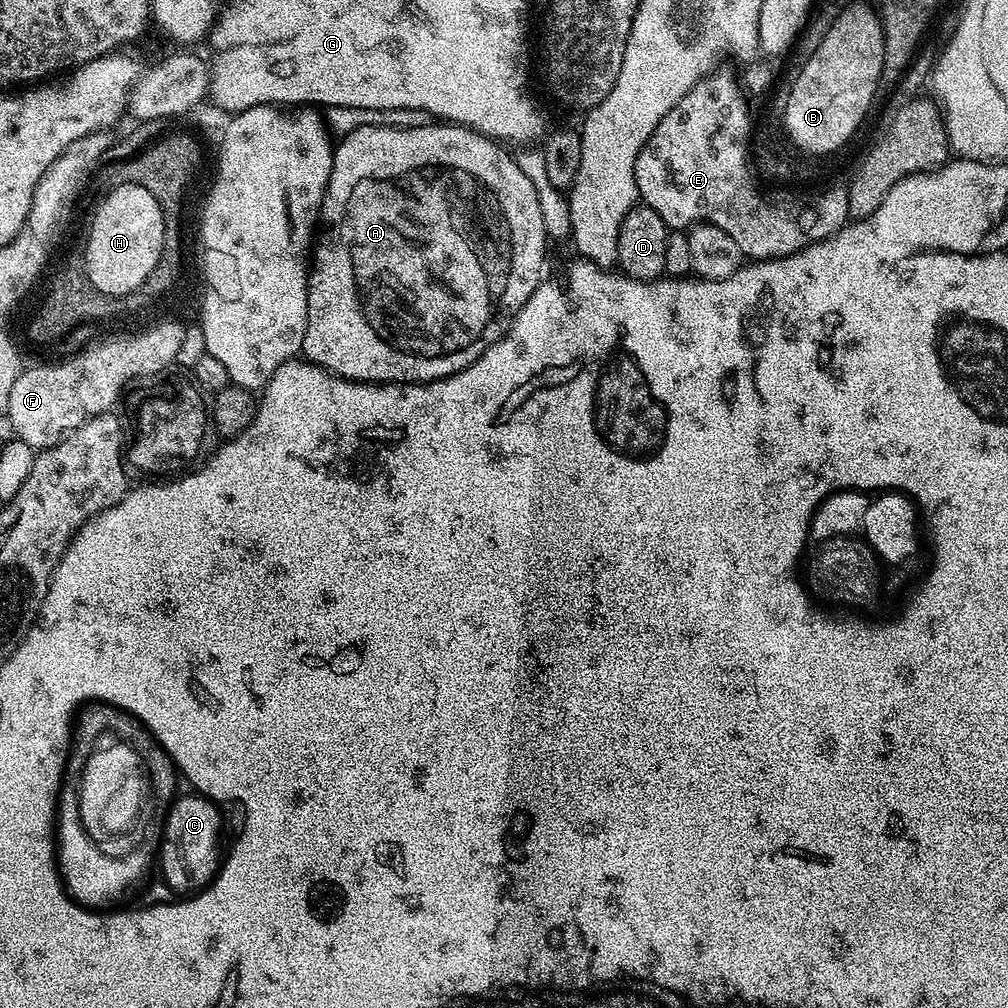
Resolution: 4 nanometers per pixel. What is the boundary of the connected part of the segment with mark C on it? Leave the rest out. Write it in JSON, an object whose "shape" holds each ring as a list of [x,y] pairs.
{"shape":[[[194,792],[181,797],[175,797],[164,820],[162,837],[162,854],[164,852],[164,880],[172,888],[197,887],[196,880],[204,876],[204,872],[214,874],[219,871],[222,863],[222,848],[220,852],[220,812],[219,808],[209,798]]]}

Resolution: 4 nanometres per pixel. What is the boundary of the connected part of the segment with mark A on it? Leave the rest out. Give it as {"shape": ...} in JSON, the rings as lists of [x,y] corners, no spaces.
{"shape":[[[431,122],[418,129],[364,125],[341,140],[344,141],[335,145],[332,154],[328,193],[320,207],[318,235],[310,256],[308,321],[300,347],[303,359],[343,380],[362,380],[370,384],[425,384],[458,374],[508,333],[516,313],[542,282],[540,271],[544,268],[544,251],[550,239],[543,225],[534,185],[519,168],[517,157],[508,153],[511,151],[503,143],[461,124]]]}

